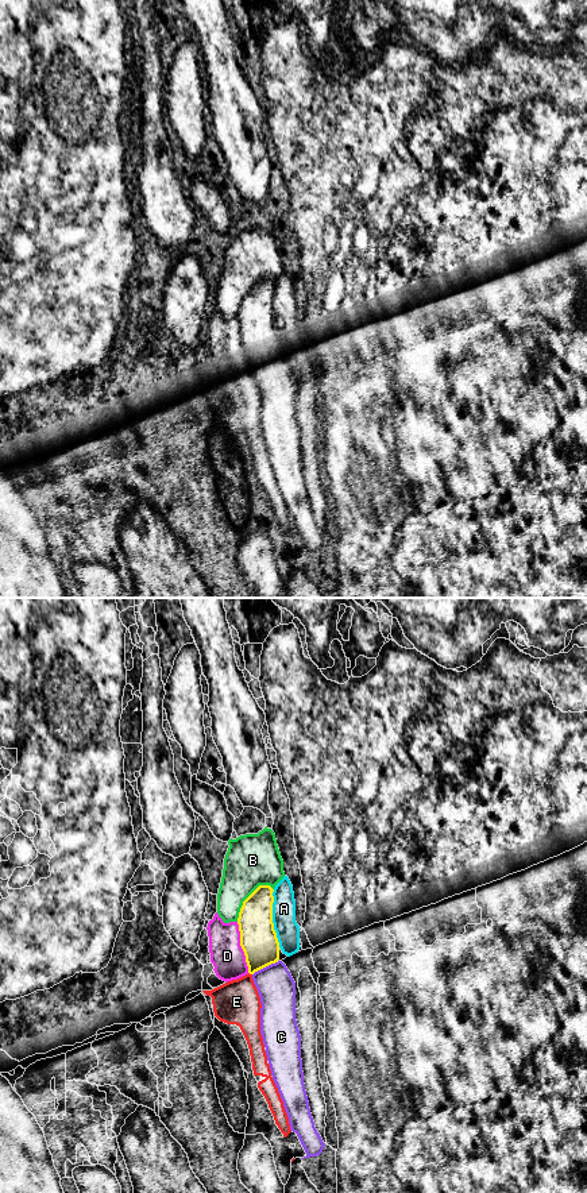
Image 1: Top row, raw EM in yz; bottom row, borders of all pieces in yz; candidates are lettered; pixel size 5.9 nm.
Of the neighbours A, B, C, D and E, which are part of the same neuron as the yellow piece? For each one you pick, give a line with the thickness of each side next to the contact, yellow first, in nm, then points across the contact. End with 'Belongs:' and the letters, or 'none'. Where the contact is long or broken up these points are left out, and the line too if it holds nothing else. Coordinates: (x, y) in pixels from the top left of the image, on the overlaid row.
C: calibres 220 and 220 nm; way yz (258, 938), (265, 966), (277, 989)
Belongs: C

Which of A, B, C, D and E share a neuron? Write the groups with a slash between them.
A / B / C / D E

